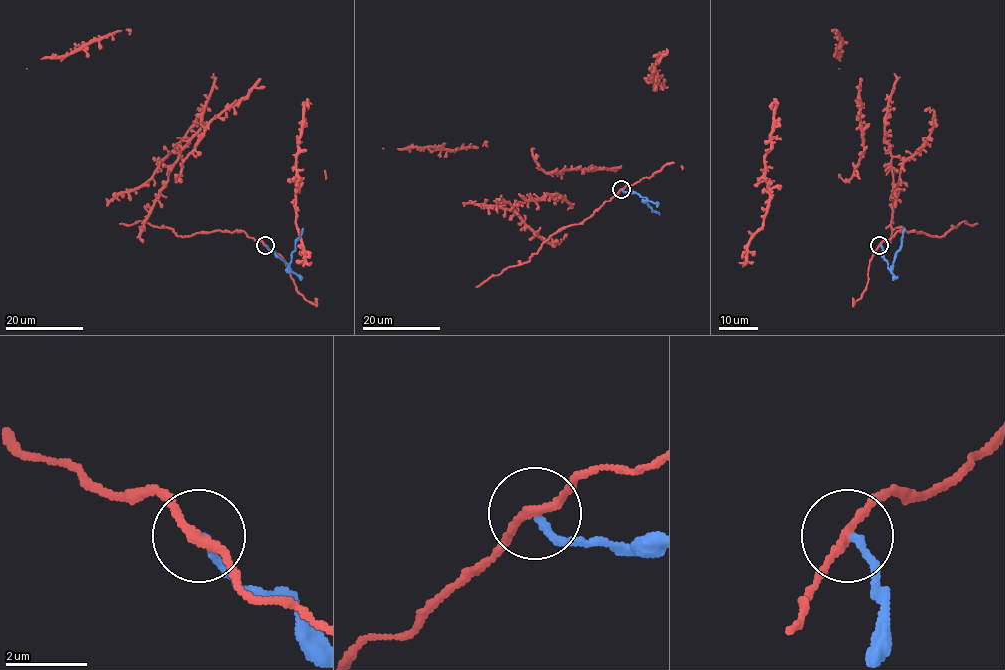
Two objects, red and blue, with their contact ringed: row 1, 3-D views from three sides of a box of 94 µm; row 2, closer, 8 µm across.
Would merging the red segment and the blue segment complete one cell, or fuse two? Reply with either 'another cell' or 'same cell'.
another cell

